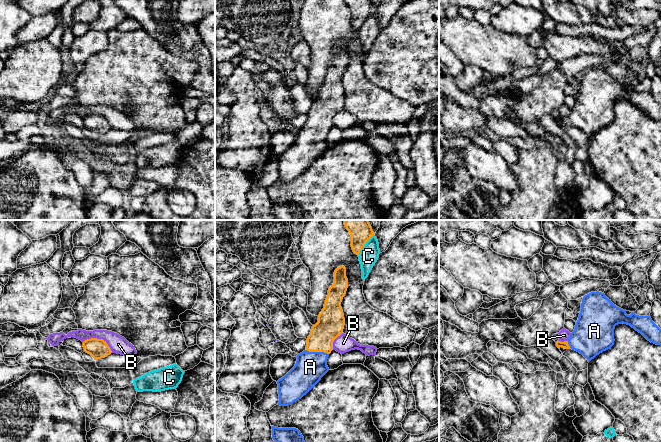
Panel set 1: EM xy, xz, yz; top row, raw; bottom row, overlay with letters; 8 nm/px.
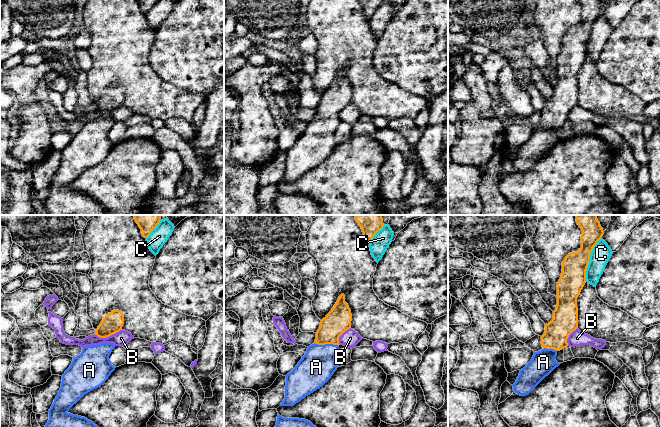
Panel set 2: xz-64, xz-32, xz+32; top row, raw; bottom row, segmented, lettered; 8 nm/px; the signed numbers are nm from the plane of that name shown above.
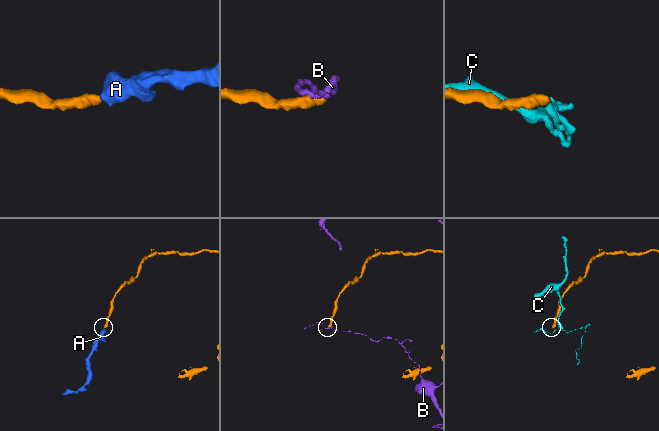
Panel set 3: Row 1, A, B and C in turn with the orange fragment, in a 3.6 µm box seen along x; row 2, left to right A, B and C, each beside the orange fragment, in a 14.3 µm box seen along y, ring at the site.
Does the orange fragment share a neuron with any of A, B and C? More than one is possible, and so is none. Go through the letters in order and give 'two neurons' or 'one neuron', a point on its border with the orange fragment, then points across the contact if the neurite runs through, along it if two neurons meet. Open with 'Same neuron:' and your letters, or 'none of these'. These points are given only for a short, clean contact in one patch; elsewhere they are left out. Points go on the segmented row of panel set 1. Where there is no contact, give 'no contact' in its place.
Same neuron: A
A: one neuron | xz (317, 351) | across xz (330, 325), (323, 333), (317, 351), (310, 367)
B: two neurons | xy (99, 339) | along xy (83, 341), (89, 338), (101, 338), (112, 352)
C: two neurons | xz (364, 244)

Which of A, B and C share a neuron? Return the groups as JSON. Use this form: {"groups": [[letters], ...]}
{"groups": [["A"], ["B"], ["C"]]}

